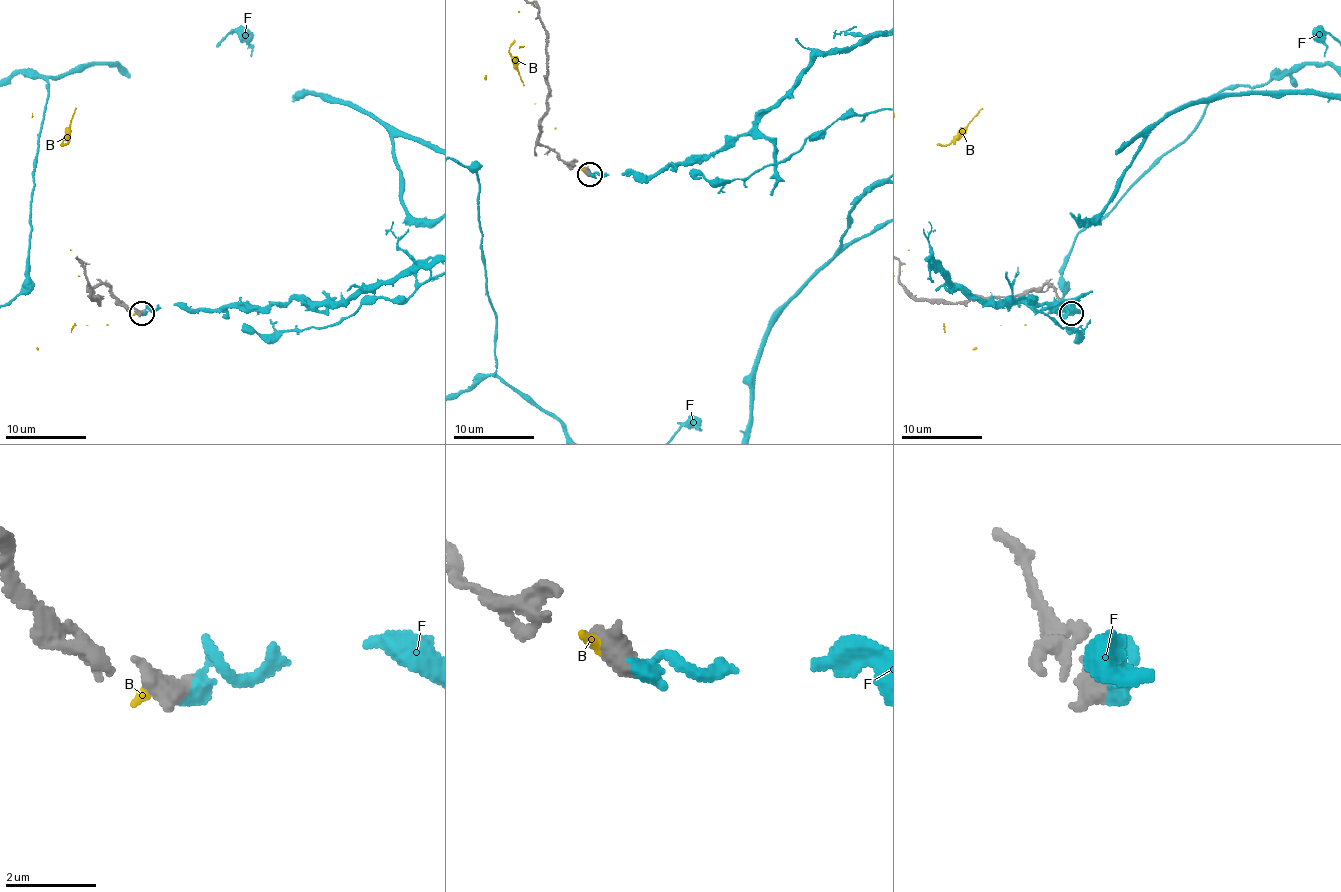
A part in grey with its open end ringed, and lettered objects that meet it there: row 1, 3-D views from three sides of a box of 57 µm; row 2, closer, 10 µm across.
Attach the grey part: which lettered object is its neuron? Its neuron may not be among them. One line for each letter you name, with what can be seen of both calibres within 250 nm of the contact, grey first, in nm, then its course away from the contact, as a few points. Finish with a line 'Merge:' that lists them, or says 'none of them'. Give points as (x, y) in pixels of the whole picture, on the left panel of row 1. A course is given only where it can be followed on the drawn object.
F: calibres 550 and 240 nm
Merge: F

